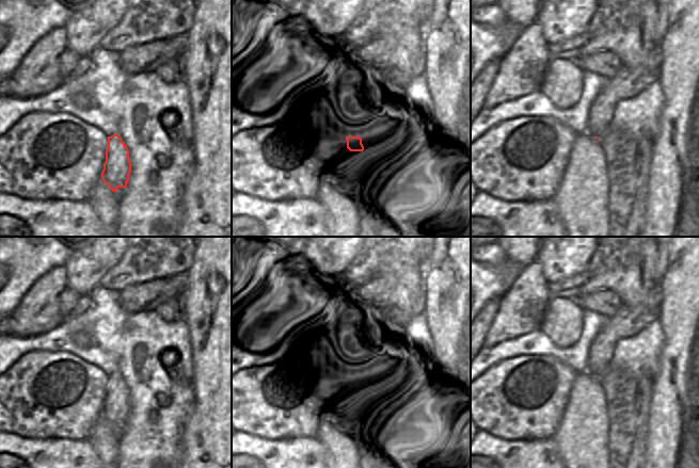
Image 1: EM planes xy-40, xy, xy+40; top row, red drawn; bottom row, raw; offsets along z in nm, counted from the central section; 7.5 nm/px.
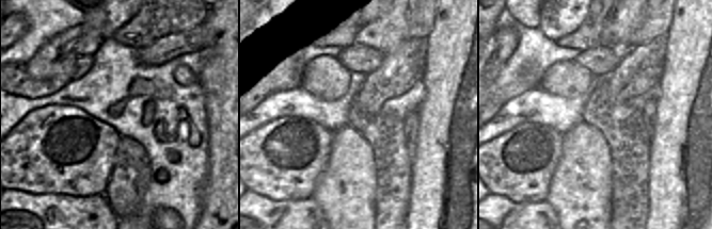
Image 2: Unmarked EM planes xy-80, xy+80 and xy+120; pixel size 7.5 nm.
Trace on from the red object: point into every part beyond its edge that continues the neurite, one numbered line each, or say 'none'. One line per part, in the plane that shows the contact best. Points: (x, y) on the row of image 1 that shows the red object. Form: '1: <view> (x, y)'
1: xy (359, 127)

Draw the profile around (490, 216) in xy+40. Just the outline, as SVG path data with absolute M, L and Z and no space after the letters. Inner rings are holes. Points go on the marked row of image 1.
M484 192L471 200L471 237L567 237L553 200L508 203Z

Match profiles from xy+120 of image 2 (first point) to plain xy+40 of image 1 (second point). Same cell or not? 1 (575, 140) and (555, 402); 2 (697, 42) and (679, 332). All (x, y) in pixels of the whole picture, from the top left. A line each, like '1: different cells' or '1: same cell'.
1: different cells
2: same cell

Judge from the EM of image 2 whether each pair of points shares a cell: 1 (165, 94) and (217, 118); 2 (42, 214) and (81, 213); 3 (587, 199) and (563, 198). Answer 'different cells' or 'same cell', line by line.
1: different cells
2: same cell
3: same cell

